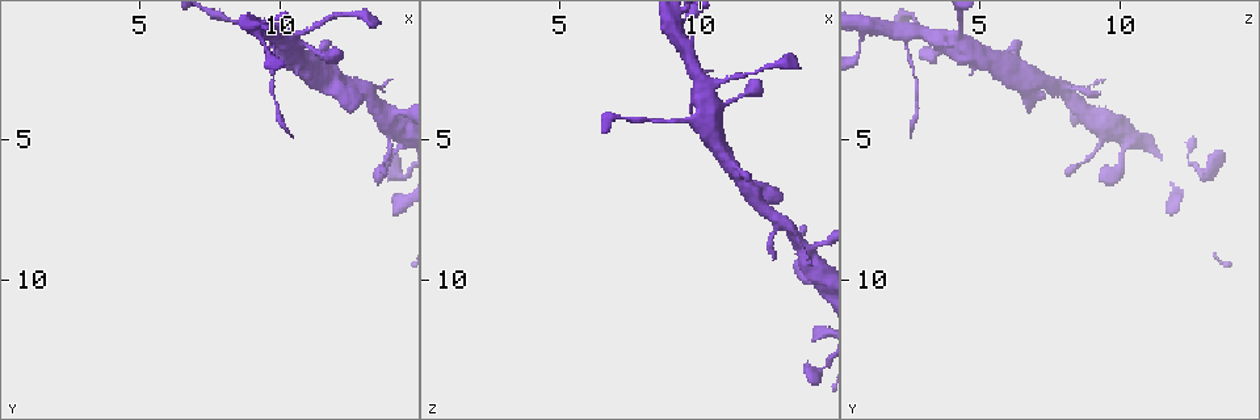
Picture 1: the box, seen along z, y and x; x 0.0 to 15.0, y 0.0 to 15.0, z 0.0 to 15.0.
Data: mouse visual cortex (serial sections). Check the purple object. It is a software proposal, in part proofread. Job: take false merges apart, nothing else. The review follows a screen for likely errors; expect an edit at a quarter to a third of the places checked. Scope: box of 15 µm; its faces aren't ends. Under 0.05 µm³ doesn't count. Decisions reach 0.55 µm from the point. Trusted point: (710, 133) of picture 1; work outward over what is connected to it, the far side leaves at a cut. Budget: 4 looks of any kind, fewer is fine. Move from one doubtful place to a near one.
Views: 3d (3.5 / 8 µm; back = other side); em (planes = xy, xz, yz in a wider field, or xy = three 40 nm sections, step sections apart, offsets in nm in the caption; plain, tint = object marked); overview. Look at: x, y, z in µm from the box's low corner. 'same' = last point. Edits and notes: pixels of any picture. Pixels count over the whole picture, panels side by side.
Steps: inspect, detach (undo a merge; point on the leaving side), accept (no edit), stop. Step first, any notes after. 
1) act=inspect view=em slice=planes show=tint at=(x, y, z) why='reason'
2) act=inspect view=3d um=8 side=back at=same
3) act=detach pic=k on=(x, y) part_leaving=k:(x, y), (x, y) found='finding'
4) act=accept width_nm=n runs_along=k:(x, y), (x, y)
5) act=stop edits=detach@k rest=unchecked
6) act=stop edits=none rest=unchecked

act=inspect view=3d um=3.5 at=(9.7, 1.3, 2.3) why='thin arm on a thick one'

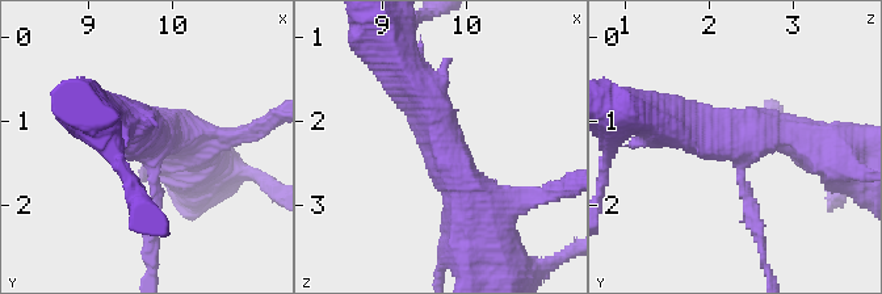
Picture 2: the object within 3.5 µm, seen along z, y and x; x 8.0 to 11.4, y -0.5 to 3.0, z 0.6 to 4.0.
act=inspect view=em slice=xy step=2 show=tint at=(9.80, 1.35, 2.35)

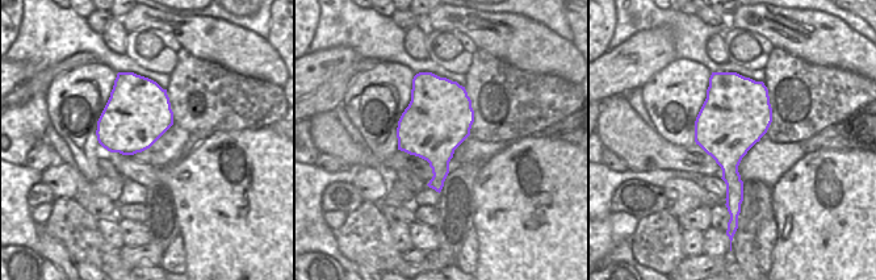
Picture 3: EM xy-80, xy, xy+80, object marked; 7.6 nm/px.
act=detach pic=2 on=(750, 222) part_leaving=2:(742, 176), (768, 273) found='two cells meet here'

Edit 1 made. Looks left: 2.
act=inspect view=3d um=3.5 at=(13.9, 3.9, 8.9) why='branch point'

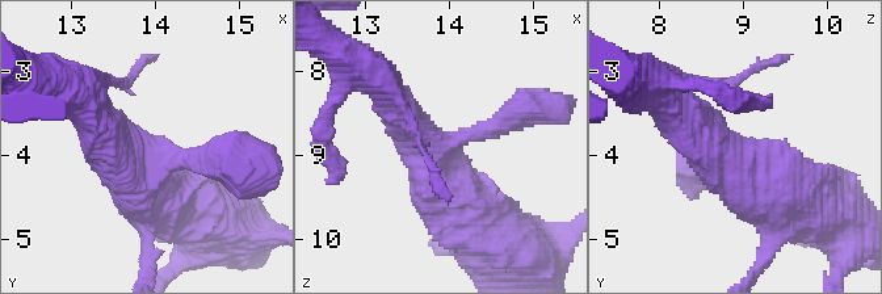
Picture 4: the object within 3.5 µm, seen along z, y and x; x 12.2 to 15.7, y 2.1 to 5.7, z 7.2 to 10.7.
act=inspect view=em slice=planes show=tint at=(13.90, 4.00, 8.85) arms=3 arm_widths_nm=200,450,600

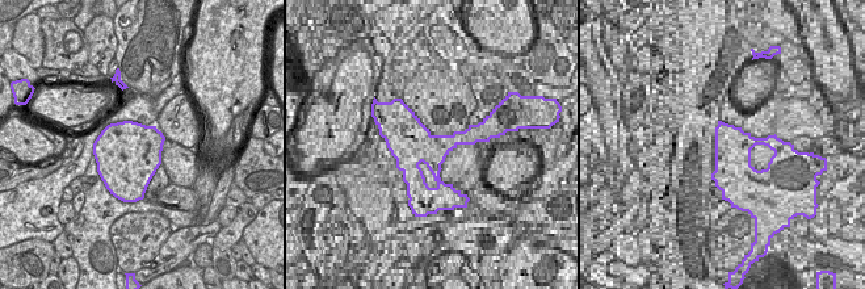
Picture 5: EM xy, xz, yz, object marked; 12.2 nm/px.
act=accept width_nm=800 runs_along=4:(673, 112), (748, 196), (792, 204) found='all the same cell'

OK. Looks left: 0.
act=stop edits=detach@2 rest=unchecked

